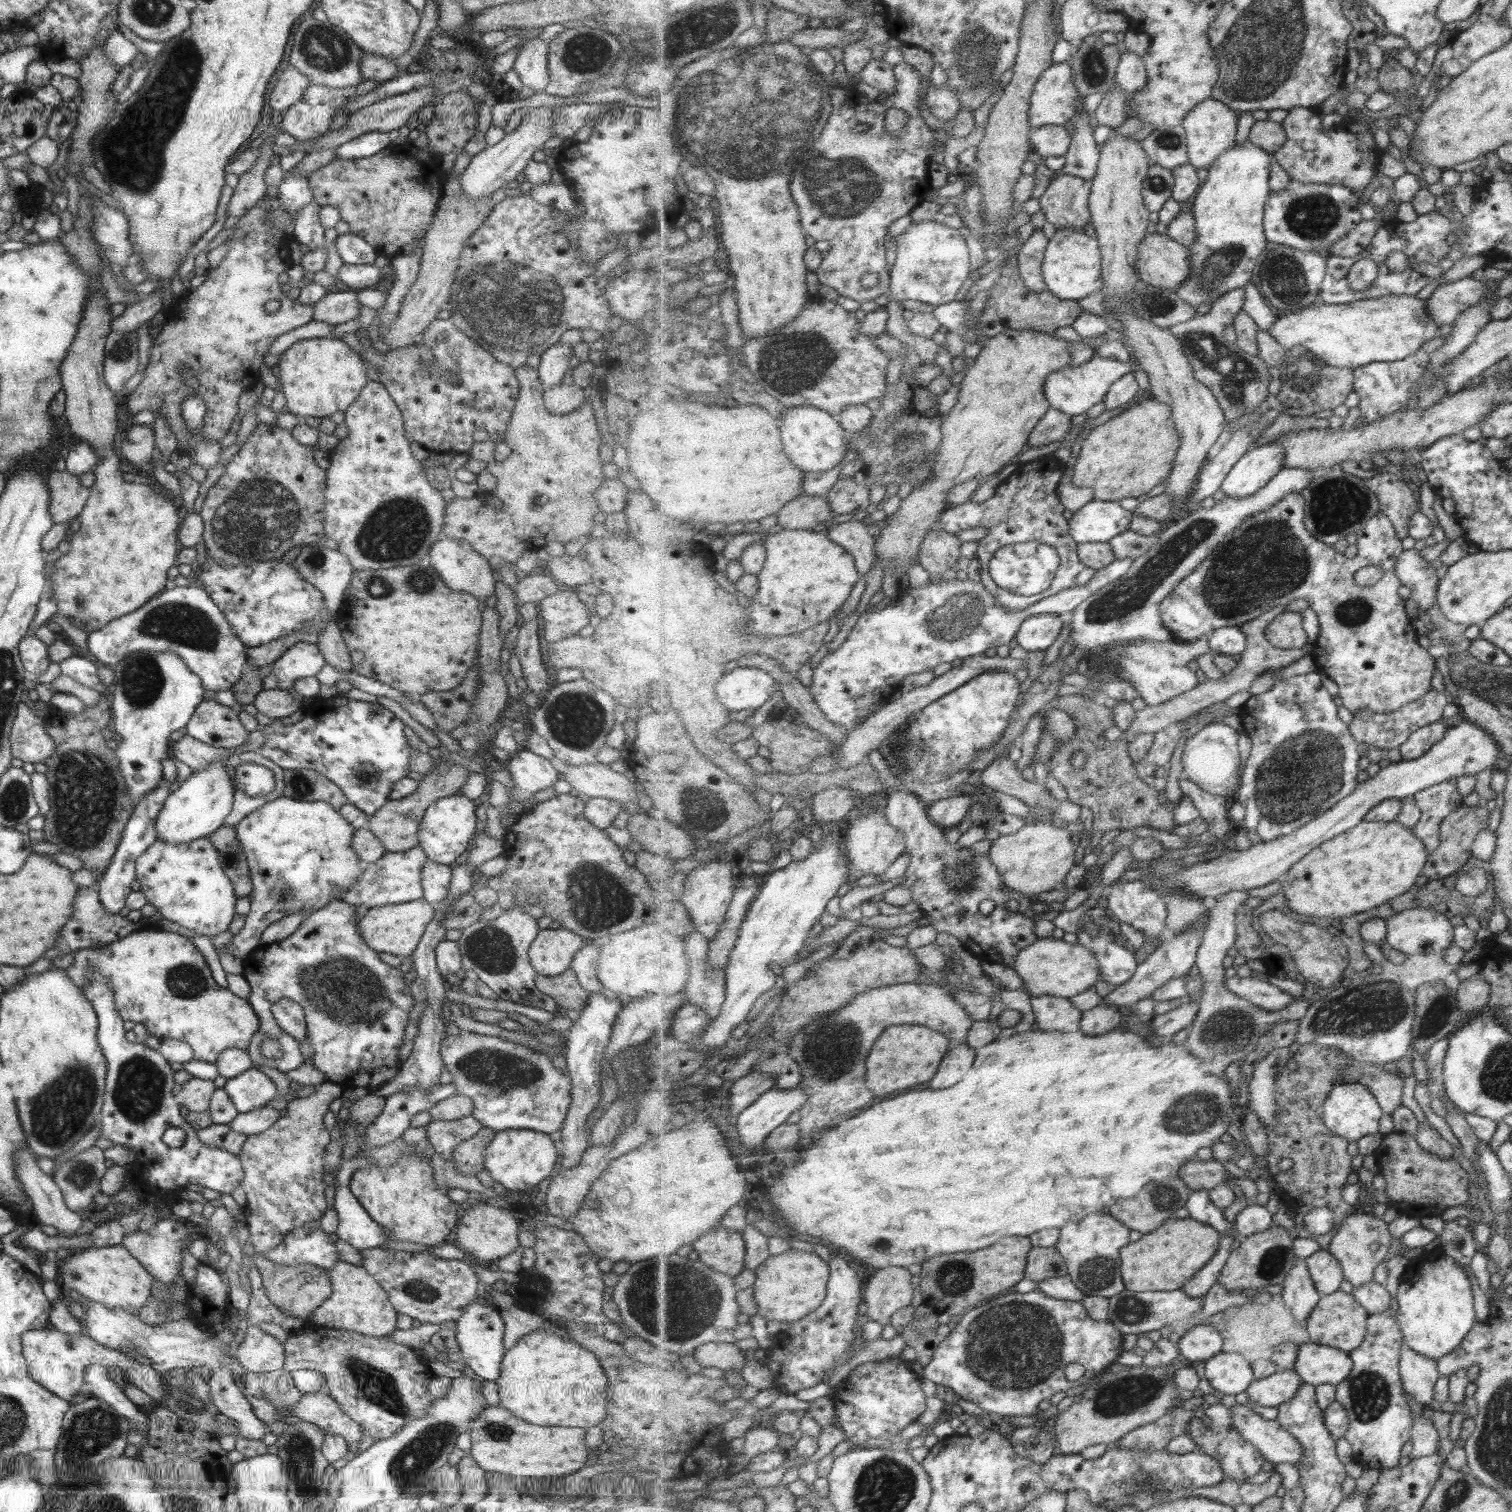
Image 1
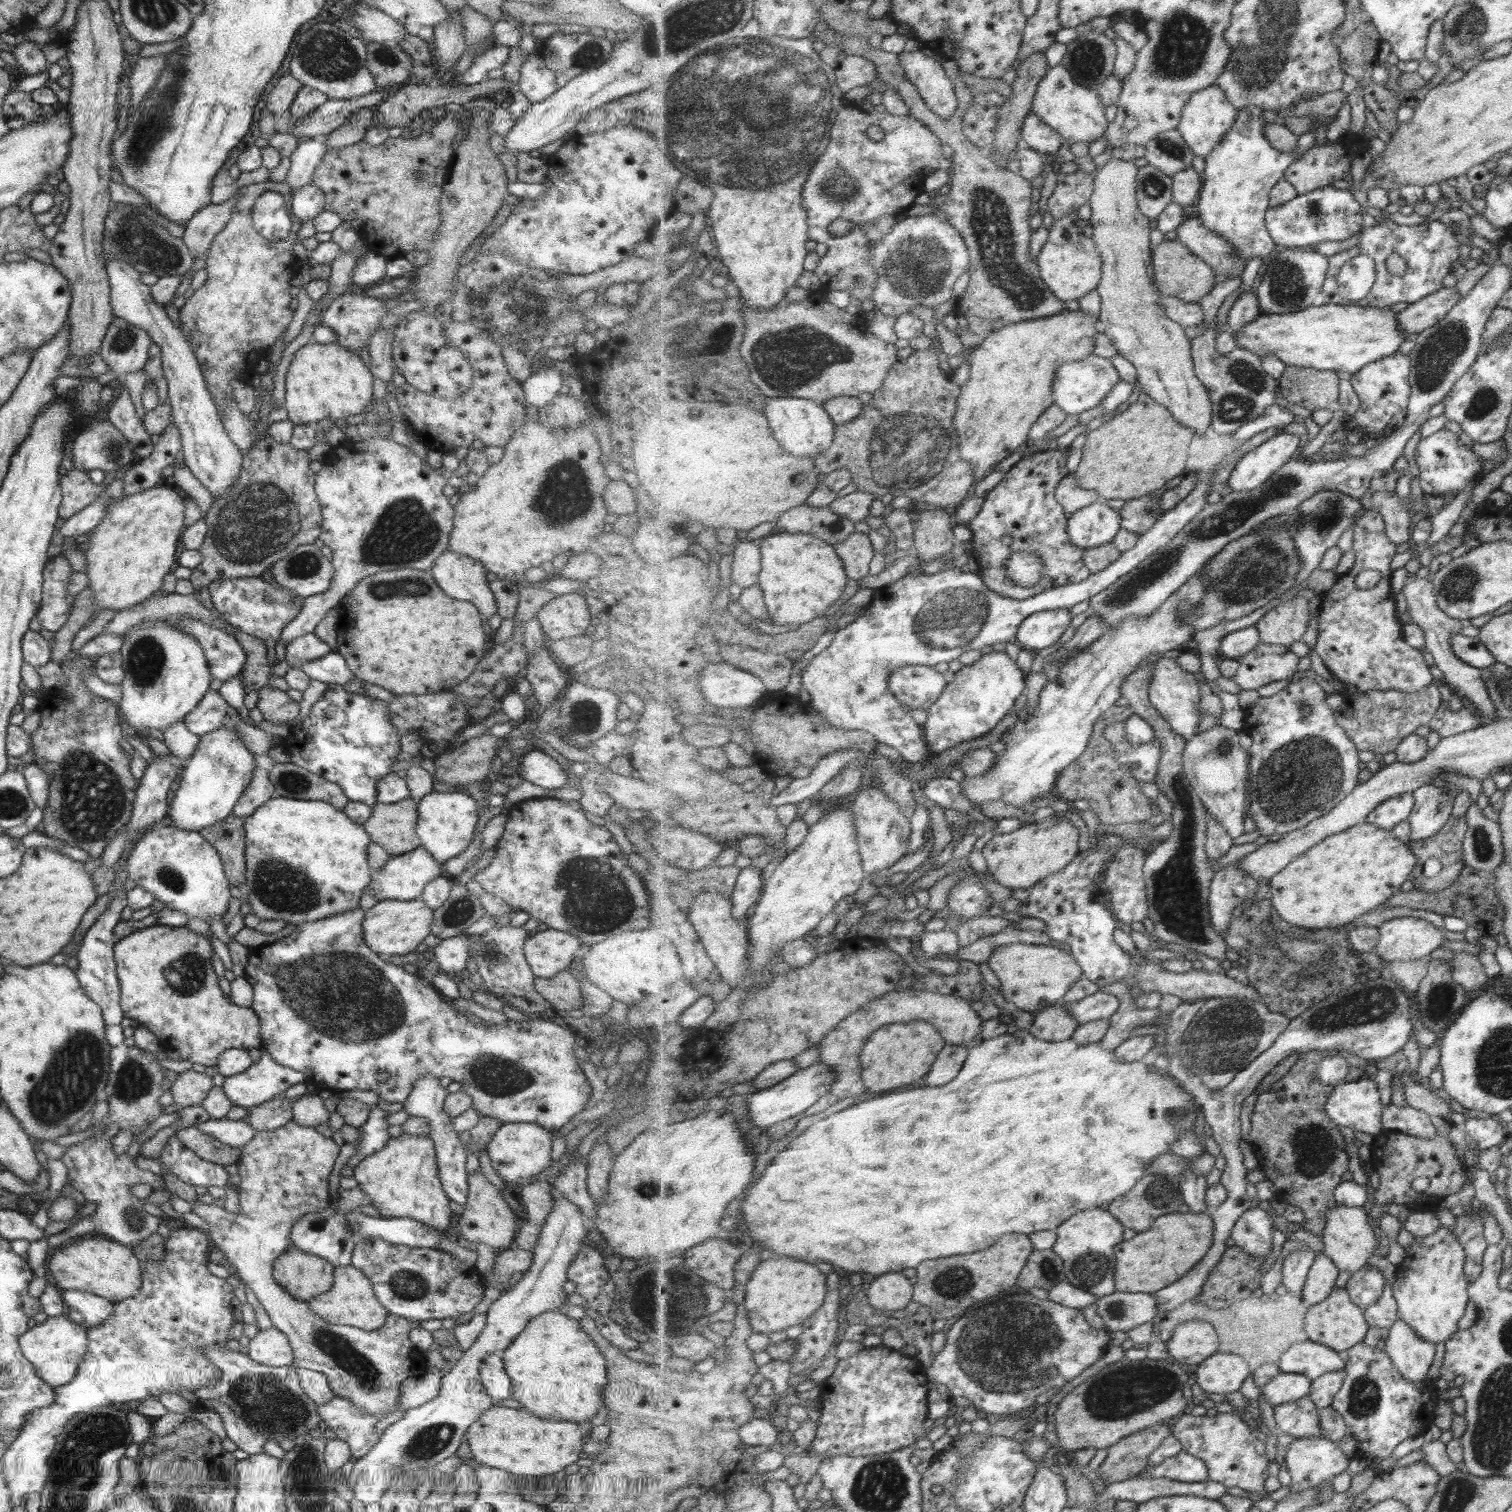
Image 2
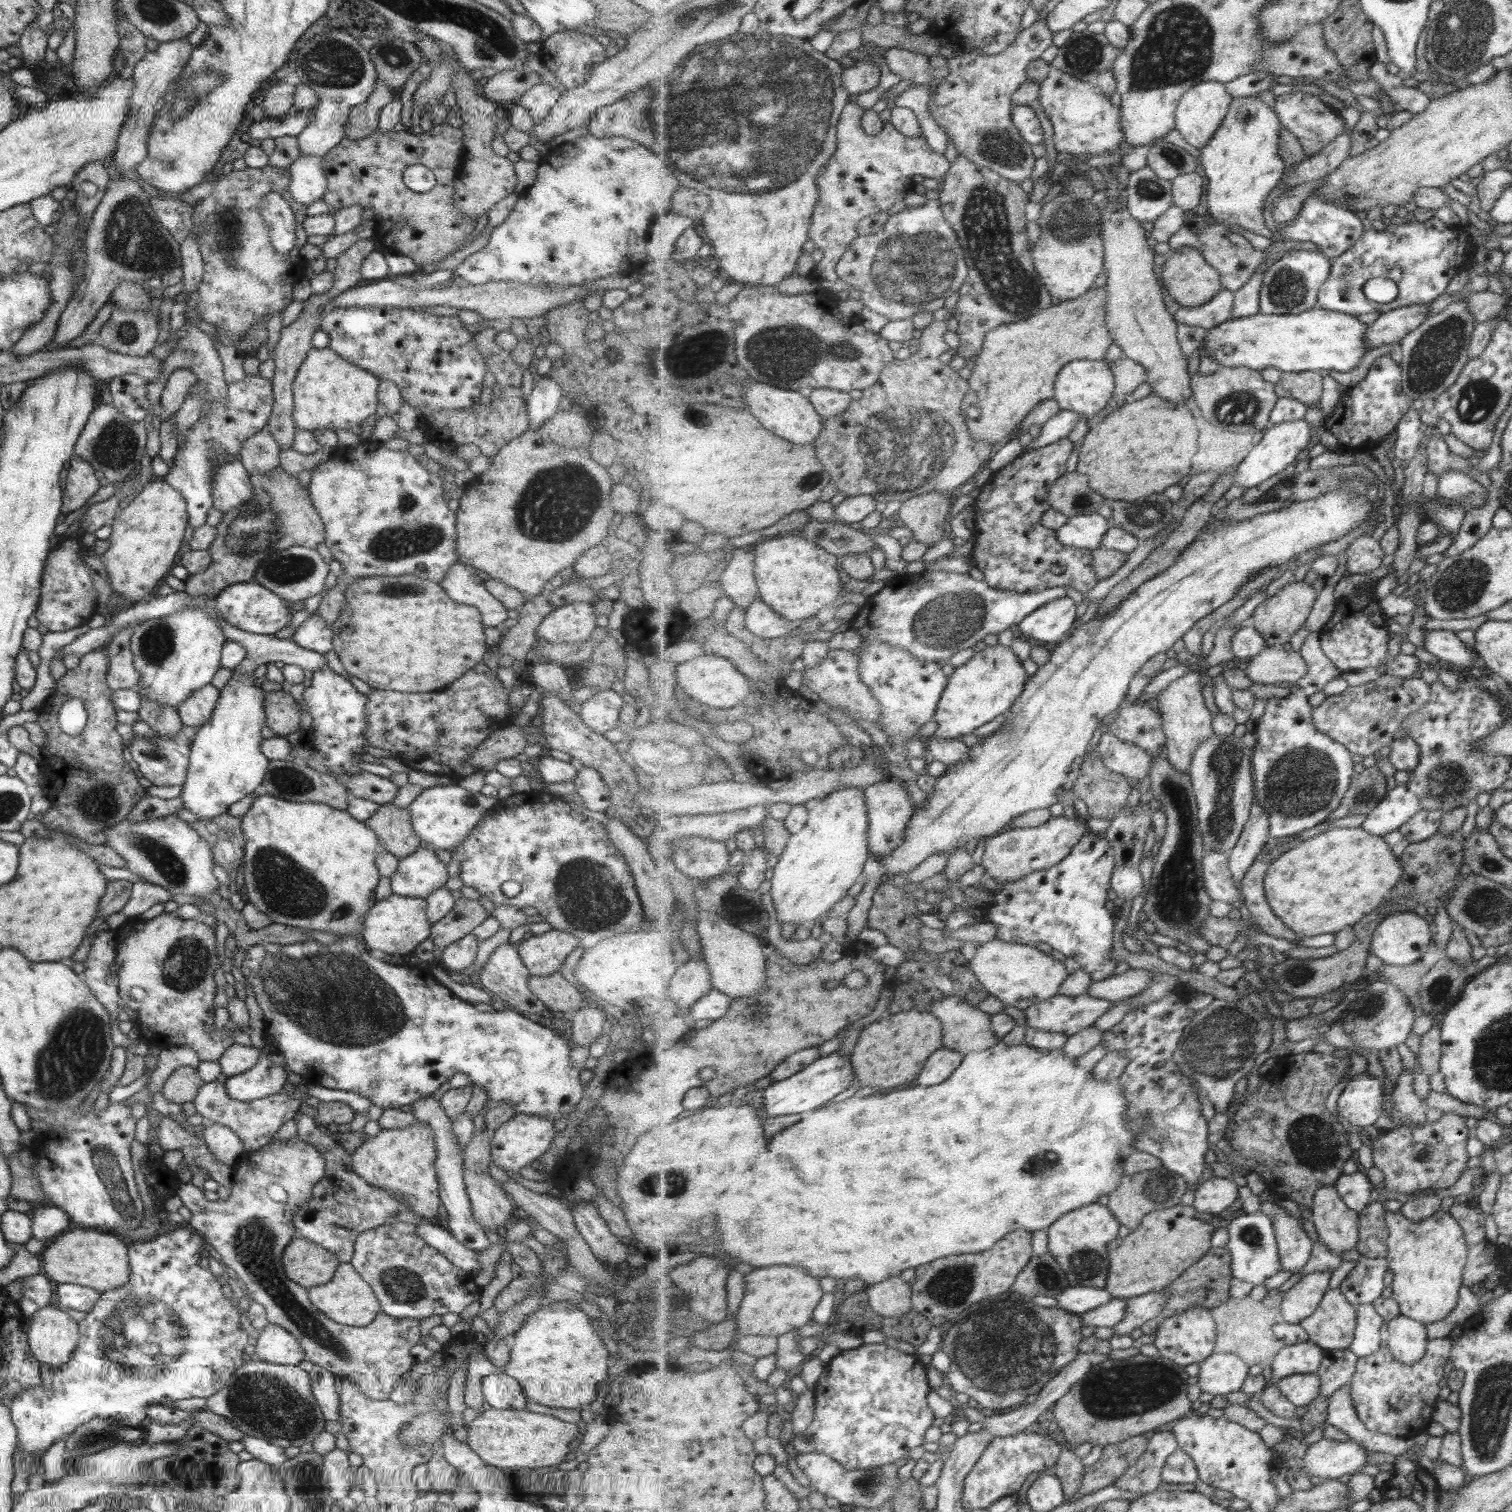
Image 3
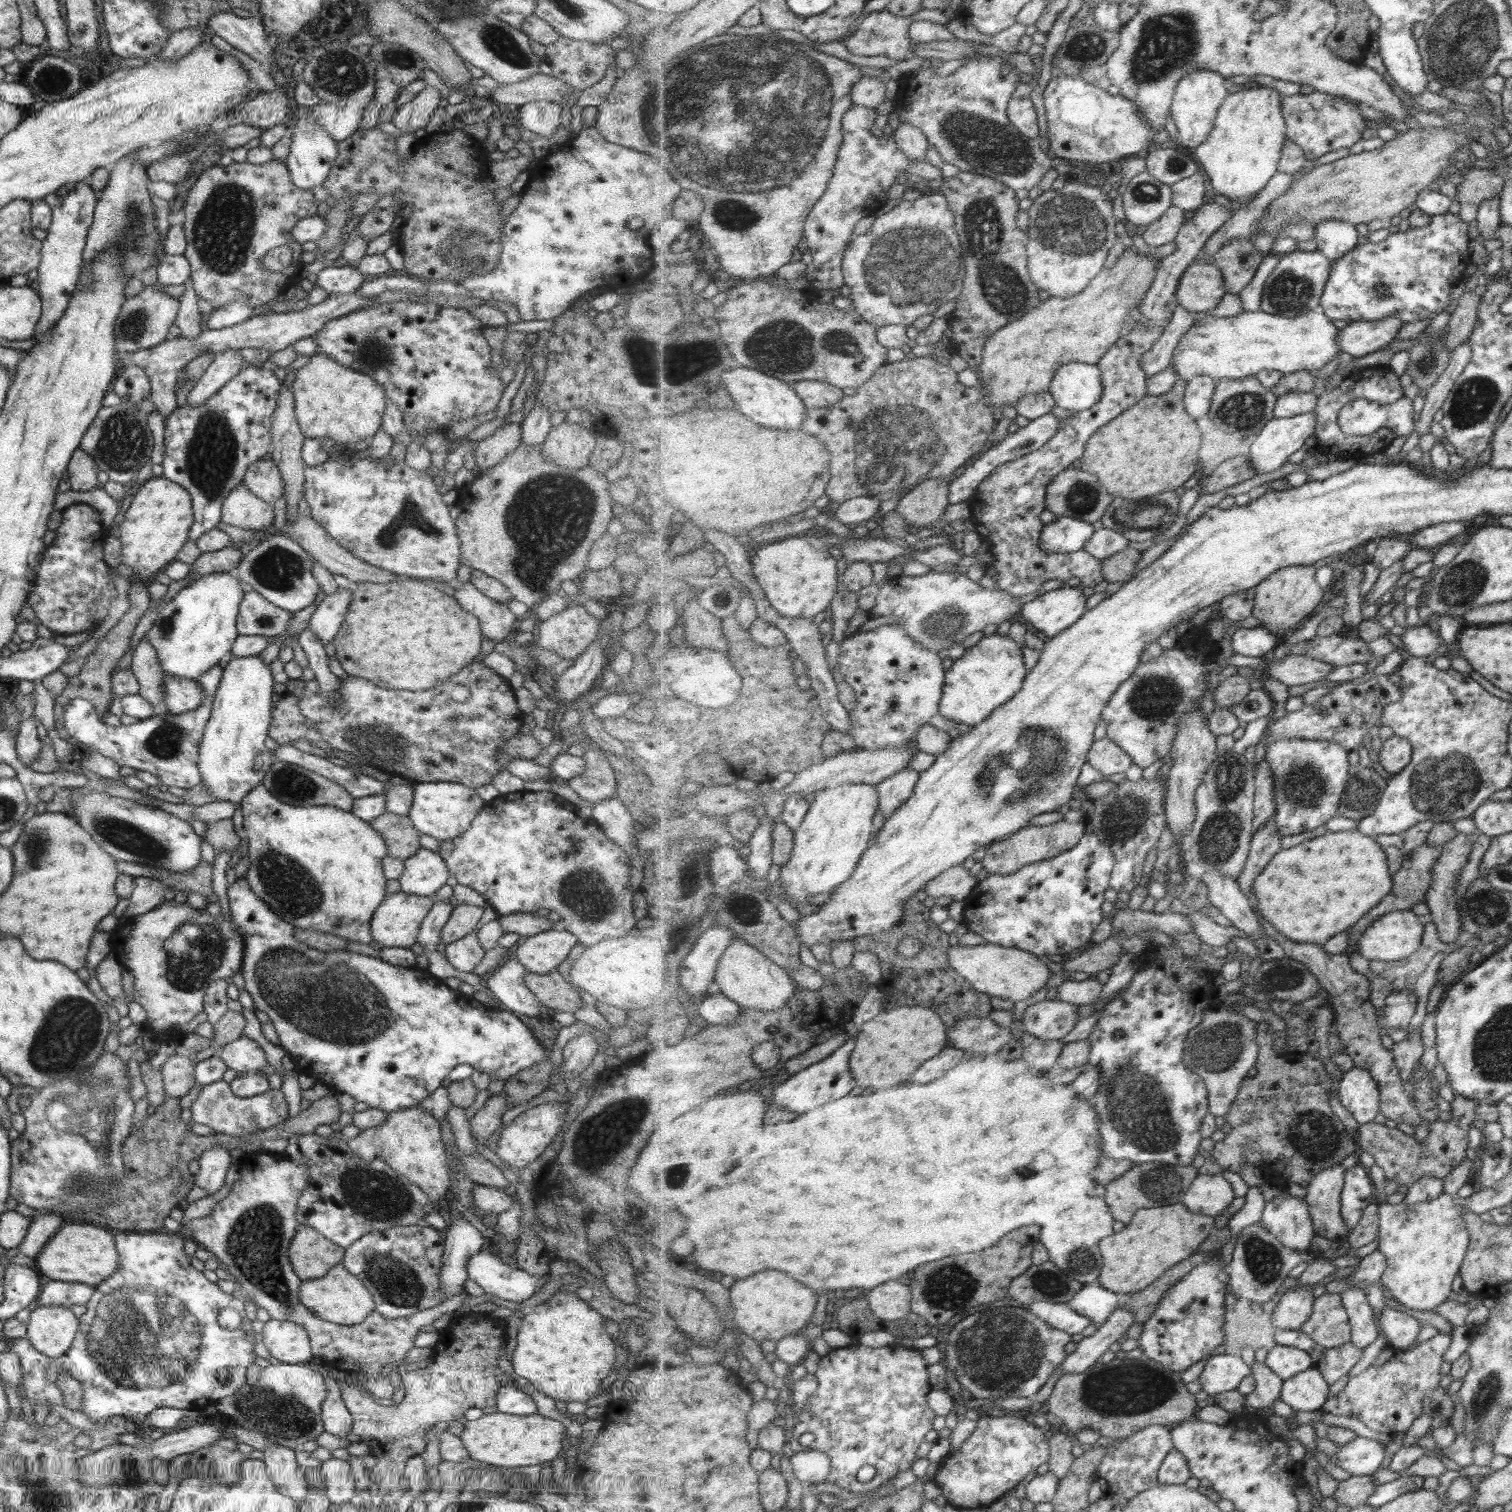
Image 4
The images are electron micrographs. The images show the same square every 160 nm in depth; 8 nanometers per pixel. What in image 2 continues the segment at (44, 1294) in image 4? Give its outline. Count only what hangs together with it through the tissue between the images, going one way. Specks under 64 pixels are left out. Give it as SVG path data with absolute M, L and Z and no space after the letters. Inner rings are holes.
M64 1290L61 1298L66 1309L77 1310L81 1314L81 1325L85 1330L98 1325L111 1312L111 1302L87 1291Z

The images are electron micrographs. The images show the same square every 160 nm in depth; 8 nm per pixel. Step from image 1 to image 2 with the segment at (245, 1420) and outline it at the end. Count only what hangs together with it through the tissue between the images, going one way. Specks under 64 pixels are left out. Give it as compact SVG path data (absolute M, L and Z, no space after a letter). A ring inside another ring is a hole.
M212 1398L208 1401L213 1408L212 1410L215 1411L222 1420L225 1436L233 1442L239 1450L243 1450L243 1452L249 1455L263 1453L263 1443L265 1439L252 1425L249 1425L248 1422L242 1418L233 1416L232 1410L229 1410L224 1404L212 1400Z

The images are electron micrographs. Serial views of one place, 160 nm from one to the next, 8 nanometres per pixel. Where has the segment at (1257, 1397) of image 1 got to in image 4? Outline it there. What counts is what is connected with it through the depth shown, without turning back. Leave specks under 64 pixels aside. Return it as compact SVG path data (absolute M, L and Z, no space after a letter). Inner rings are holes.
M1311 1368L1284 1382L1281 1399L1295 1411L1319 1411L1329 1400L1329 1385L1322 1371Z

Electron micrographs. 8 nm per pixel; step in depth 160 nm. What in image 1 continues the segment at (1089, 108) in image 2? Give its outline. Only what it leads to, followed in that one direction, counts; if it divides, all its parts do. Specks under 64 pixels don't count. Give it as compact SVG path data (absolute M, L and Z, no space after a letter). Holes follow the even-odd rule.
M1066 61L1052 65L1050 69L1040 76L1037 85L1035 85L1030 105L1031 126L1033 128L1047 125L1065 126L1069 120L1073 122L1079 113L1079 94L1078 88L1074 84L1074 72L1070 64Z

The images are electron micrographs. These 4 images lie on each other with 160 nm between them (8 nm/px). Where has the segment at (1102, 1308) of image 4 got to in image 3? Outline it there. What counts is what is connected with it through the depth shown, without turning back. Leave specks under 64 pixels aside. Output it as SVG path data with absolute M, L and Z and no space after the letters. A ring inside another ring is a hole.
M1072 1285L1057 1298L1059 1306L1081 1315L1109 1304L1113 1299L1114 1296L1106 1288Z

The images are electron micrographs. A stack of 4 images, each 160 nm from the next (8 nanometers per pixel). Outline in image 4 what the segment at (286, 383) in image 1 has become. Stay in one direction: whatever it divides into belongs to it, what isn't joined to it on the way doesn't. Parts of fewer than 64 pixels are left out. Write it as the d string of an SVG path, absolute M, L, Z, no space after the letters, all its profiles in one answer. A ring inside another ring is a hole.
M326 354L310 356L310 361L294 371L292 381L294 413L300 431L306 438L331 438L336 444L346 446L360 440L368 441L382 425L382 416L386 407L386 396L383 389L372 378L358 371L331 360Z

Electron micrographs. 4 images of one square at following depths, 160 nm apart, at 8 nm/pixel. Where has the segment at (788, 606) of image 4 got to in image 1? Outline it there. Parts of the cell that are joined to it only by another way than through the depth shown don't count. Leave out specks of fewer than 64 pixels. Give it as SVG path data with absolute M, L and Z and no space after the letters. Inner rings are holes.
M809 527L798 530L782 529L778 533L768 535L763 546L769 558L765 561L765 568L758 575L759 593L750 600L750 607L745 608L751 619L744 626L744 631L752 635L782 637L801 633L828 621L835 616L837 609L847 602L853 586L863 579L863 576L859 575L855 556L837 542L830 540L826 532L813 532Z

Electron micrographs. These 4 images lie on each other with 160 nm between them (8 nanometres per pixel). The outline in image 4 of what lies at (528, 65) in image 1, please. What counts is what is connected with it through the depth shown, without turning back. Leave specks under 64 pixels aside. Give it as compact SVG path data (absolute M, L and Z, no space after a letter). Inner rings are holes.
M549 101L525 104L520 108L519 114L521 127L547 140L552 140L557 126L560 125L561 108Z

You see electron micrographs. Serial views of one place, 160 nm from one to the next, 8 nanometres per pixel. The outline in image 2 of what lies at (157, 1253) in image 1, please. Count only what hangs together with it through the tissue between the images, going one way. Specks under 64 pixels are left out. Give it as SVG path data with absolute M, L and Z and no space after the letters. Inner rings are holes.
M100 1136L89 1137L82 1142L65 1147L60 1161L67 1168L66 1184L71 1185L77 1192L81 1192L86 1203L95 1204L95 1210L90 1217L77 1221L67 1231L51 1235L47 1239L49 1247L57 1249L71 1239L98 1234L131 1249L140 1240L156 1232L157 1224L161 1219L145 1212L143 1201L131 1195L129 1188L133 1184L143 1185L145 1182L152 1186L152 1190L156 1190L161 1186L161 1177L138 1168L135 1160L131 1159L126 1151L119 1154L114 1153L111 1145L111 1141Z

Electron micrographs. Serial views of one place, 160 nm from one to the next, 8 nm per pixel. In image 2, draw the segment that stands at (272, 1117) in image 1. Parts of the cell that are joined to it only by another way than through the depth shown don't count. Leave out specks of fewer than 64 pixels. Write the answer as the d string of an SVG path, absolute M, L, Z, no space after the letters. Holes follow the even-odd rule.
M225 1118L219 1120L209 1119L207 1122L195 1124L195 1127L205 1135L217 1139L219 1142L230 1146L234 1151L240 1148L255 1136L255 1131L251 1129L249 1123L241 1120L227 1120Z

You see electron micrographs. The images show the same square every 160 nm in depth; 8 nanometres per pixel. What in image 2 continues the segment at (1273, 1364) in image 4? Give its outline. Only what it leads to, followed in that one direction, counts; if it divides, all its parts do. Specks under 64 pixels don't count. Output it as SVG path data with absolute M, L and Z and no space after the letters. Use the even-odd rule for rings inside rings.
M1311 1340L1295 1343L1277 1362L1282 1372L1307 1375L1312 1381L1320 1379L1325 1373L1340 1371L1346 1368L1346 1362L1339 1356L1339 1351L1330 1346Z

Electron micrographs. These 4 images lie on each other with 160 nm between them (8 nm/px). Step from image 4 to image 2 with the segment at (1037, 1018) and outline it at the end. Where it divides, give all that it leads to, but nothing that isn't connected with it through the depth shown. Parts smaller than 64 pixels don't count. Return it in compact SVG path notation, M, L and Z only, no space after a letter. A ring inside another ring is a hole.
M1098 990L1091 996L1086 996L1082 1000L1072 1004L1064 1004L1061 1003L1063 1006L1067 1006L1067 1011L1075 1017L1075 1019L1079 1020L1079 1025L1083 1026L1087 1023L1091 1023L1094 1021L1099 1021L1102 1019L1111 1019L1119 1010L1120 1006L1122 1005L1122 1000L1119 1000L1117 996L1114 996L1110 993L1105 993L1103 990Z

